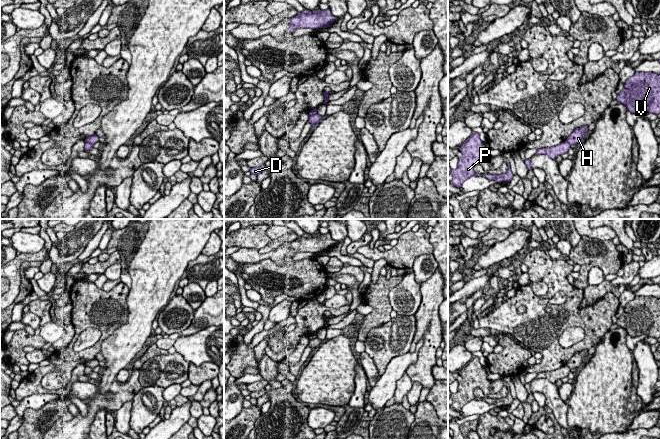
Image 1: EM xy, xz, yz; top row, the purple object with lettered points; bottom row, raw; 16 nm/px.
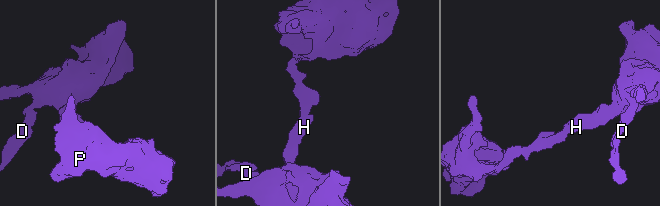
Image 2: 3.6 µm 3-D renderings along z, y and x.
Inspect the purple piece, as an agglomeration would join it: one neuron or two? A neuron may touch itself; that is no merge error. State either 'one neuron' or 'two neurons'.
two neurons

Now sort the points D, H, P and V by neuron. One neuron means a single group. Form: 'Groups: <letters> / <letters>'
Groups: D H V / P

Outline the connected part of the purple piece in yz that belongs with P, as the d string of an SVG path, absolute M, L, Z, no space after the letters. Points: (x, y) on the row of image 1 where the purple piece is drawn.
M473 133L462 145L462 156L458 159L458 167L451 170L453 177L452 184L461 187L462 183L472 176L479 176L474 171L474 166L484 158L491 158L487 155L487 149L482 144L479 133Z

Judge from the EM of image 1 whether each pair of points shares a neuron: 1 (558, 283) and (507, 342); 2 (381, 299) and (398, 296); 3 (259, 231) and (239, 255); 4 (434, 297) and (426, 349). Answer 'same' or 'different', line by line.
1: different
2: different
3: different
4: same

